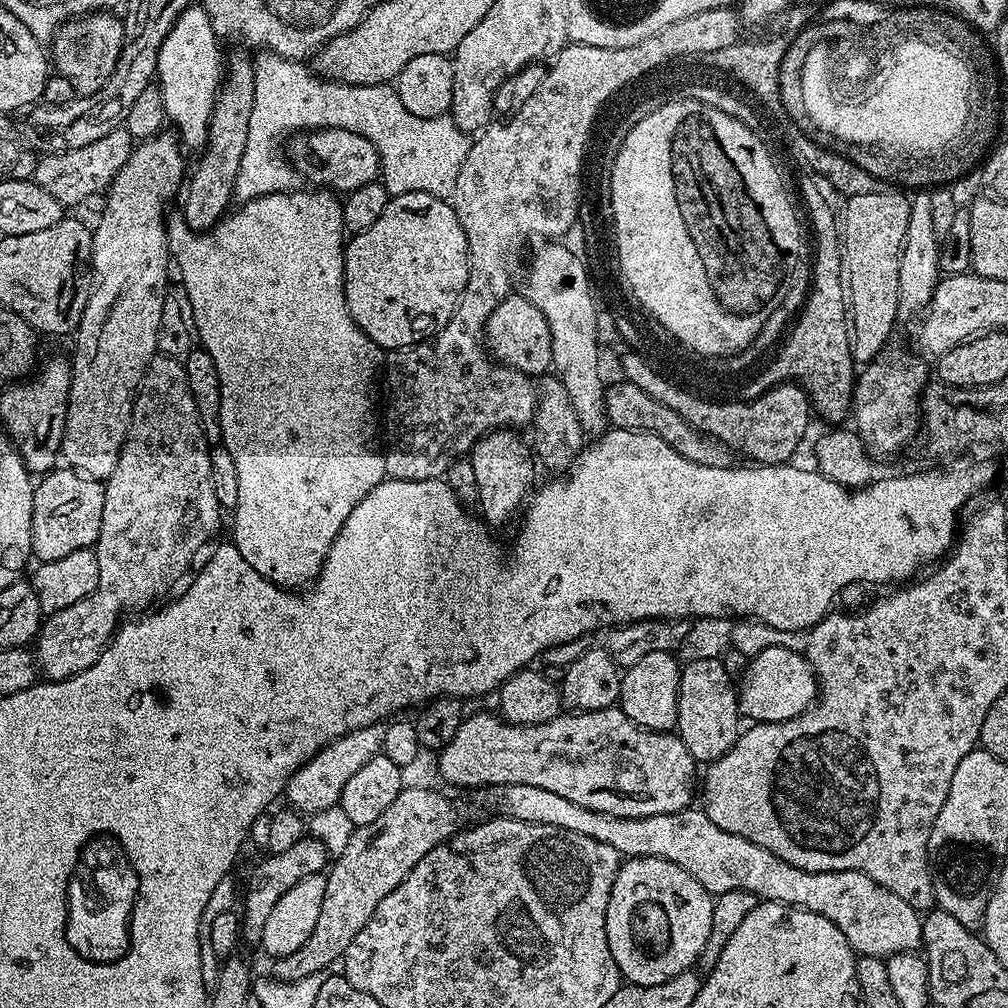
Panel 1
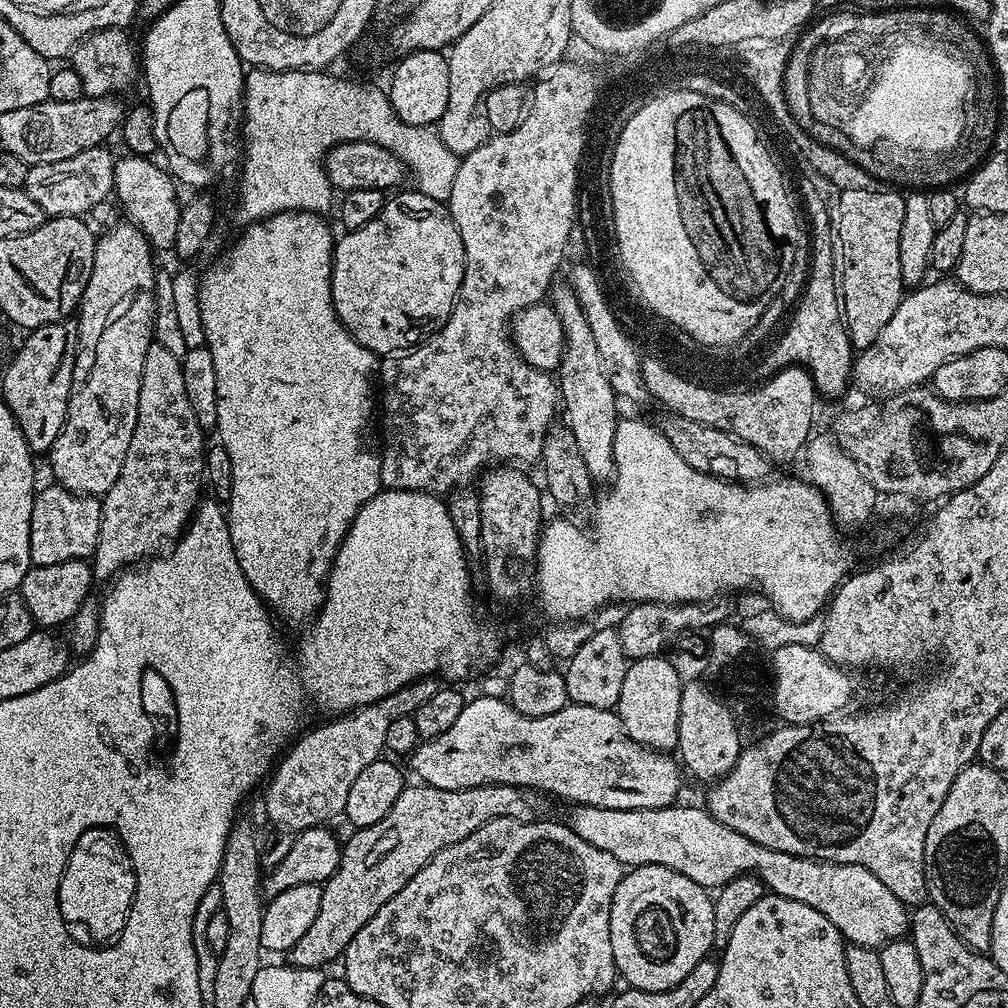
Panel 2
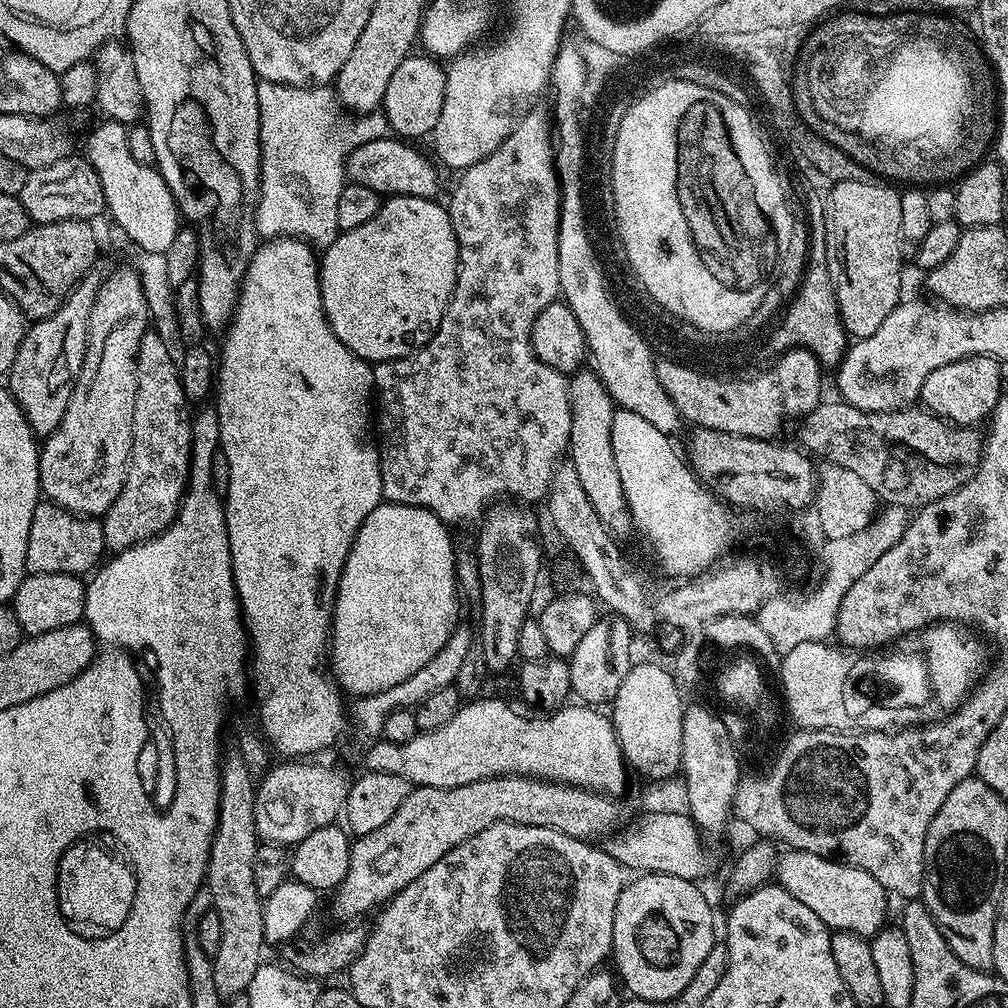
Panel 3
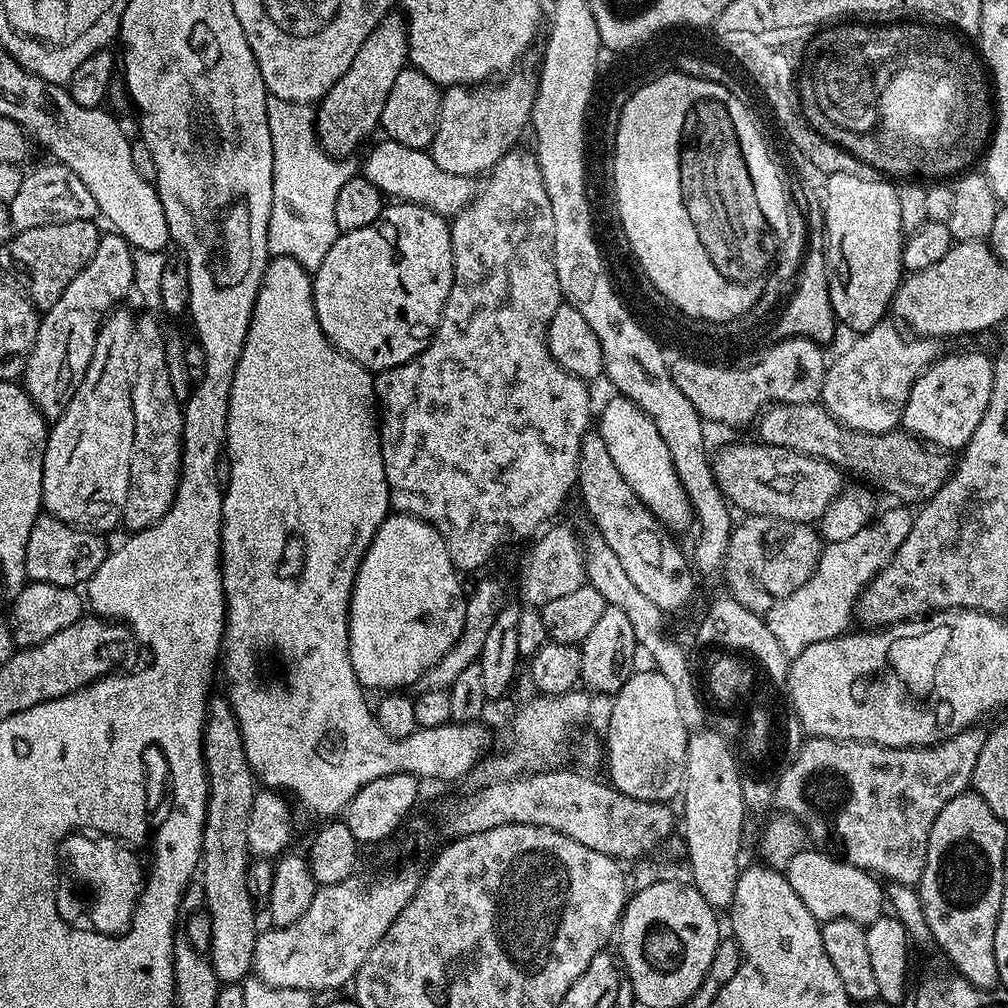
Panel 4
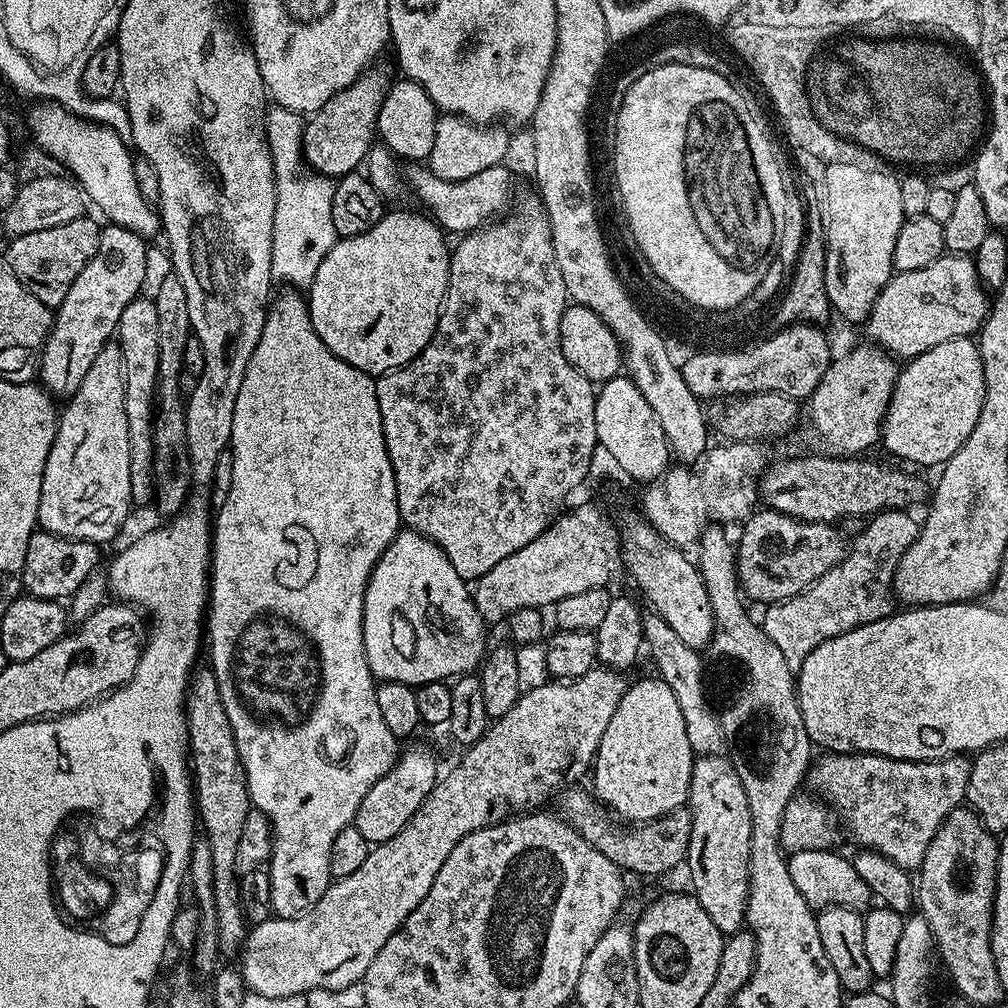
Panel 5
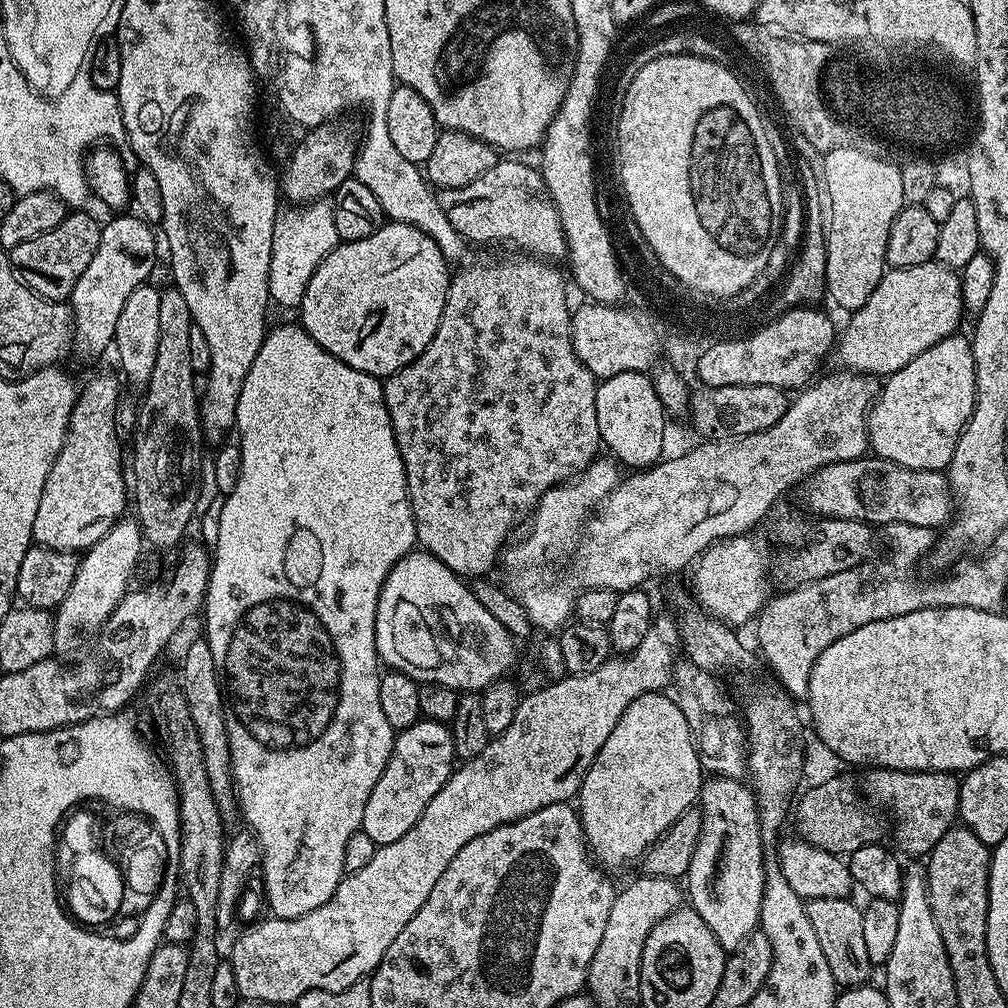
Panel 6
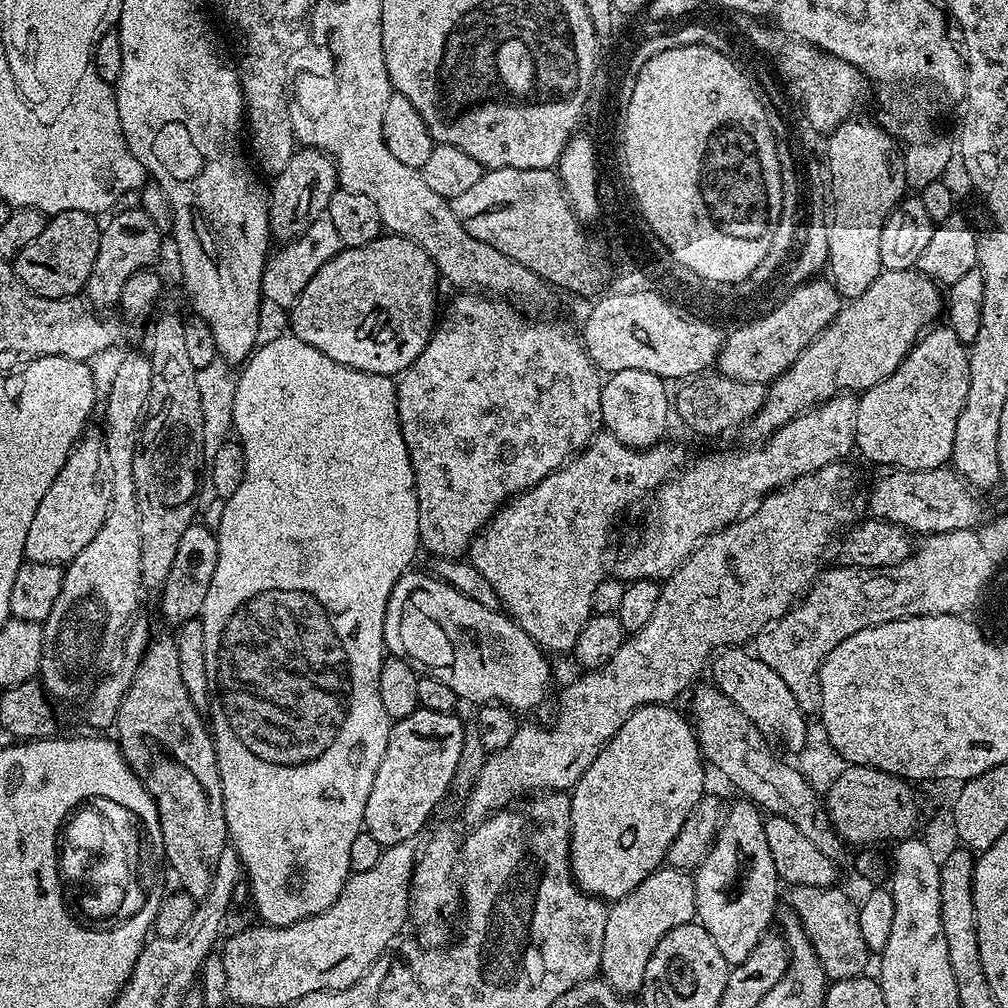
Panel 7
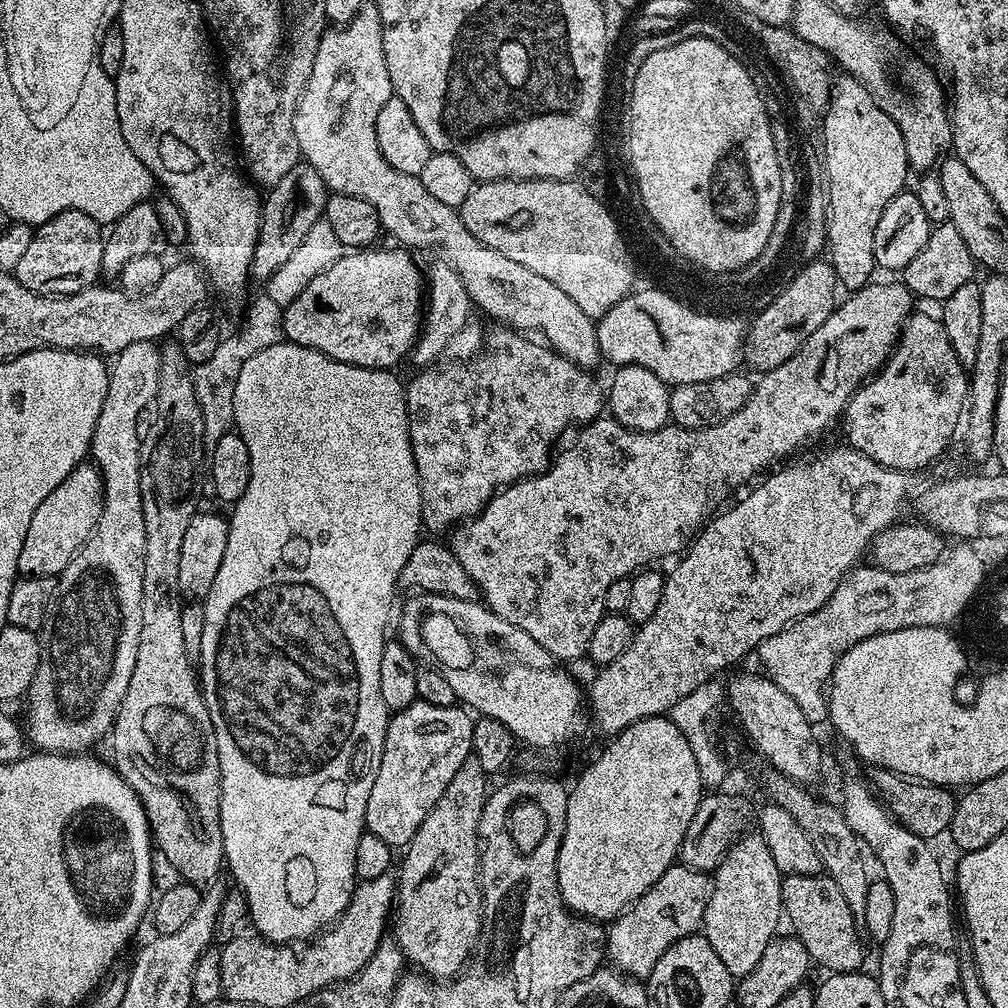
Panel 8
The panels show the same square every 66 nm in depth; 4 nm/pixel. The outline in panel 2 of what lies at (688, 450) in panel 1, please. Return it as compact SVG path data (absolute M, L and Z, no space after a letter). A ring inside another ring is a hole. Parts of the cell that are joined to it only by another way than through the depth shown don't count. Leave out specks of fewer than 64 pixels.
M664 414L664 417L658 421L658 427L660 433L670 442L670 446L678 450L678 458L682 458L686 466L694 466L694 470L745 486L763 481L769 475L767 474L770 467L768 457L754 446L742 442L737 436L731 436L729 432L714 430L714 426L702 426L702 422L690 422L690 418L671 414Z

